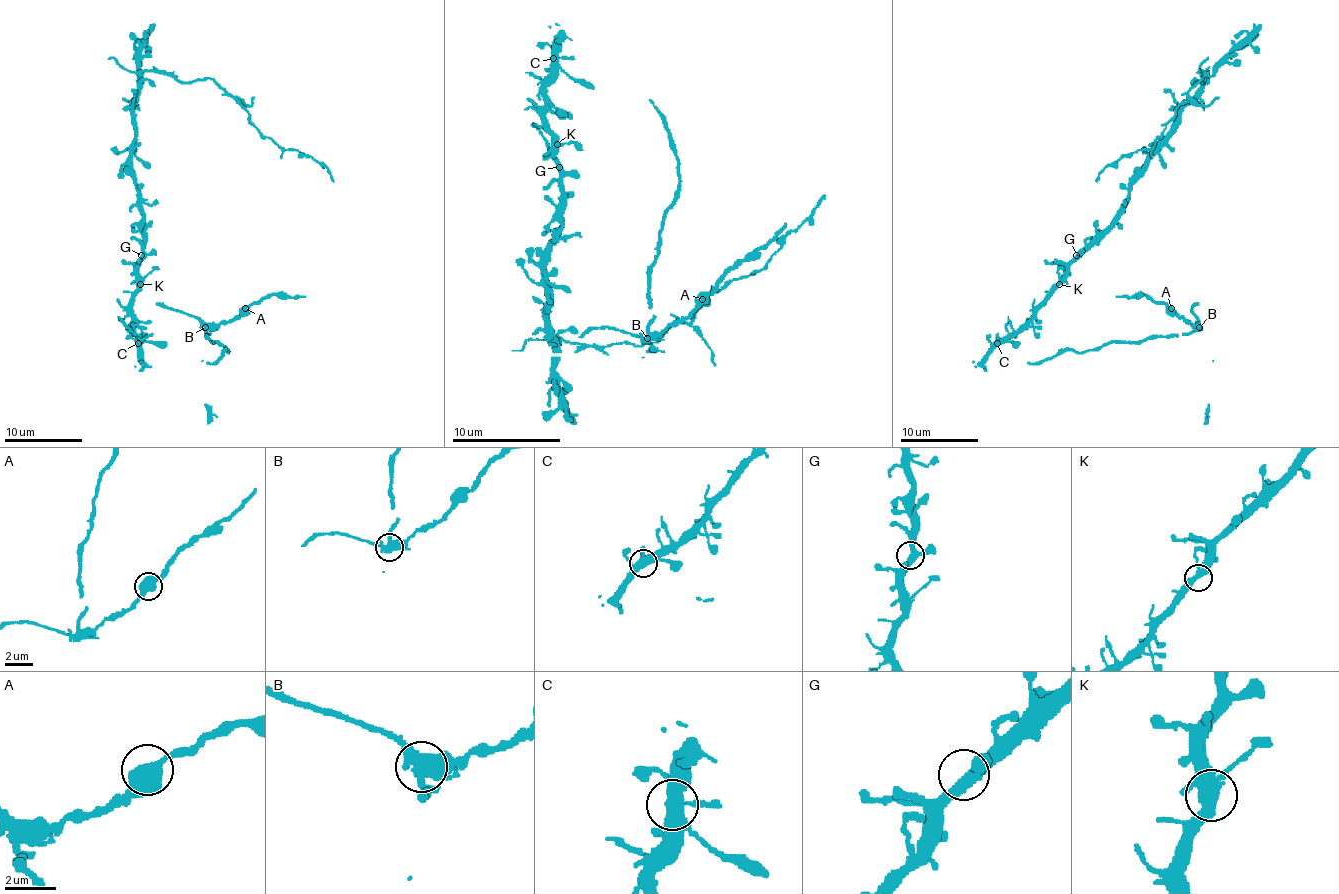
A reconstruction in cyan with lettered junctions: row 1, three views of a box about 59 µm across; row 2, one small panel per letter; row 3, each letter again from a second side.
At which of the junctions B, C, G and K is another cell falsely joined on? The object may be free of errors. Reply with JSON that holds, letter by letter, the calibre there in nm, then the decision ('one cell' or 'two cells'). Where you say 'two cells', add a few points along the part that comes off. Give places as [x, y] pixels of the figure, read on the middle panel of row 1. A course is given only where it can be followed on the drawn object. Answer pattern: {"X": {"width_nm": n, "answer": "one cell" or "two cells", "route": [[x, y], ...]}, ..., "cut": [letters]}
{"B": {"width_nm": 460, "answer": "two cells"}, "C": {"width_nm": 440, "answer": "one cell"}, "G": {"width_nm": 360, "answer": "one cell"}, "K": {"width_nm": 400, "answer": "one cell"}, "cut": ["B"]}

